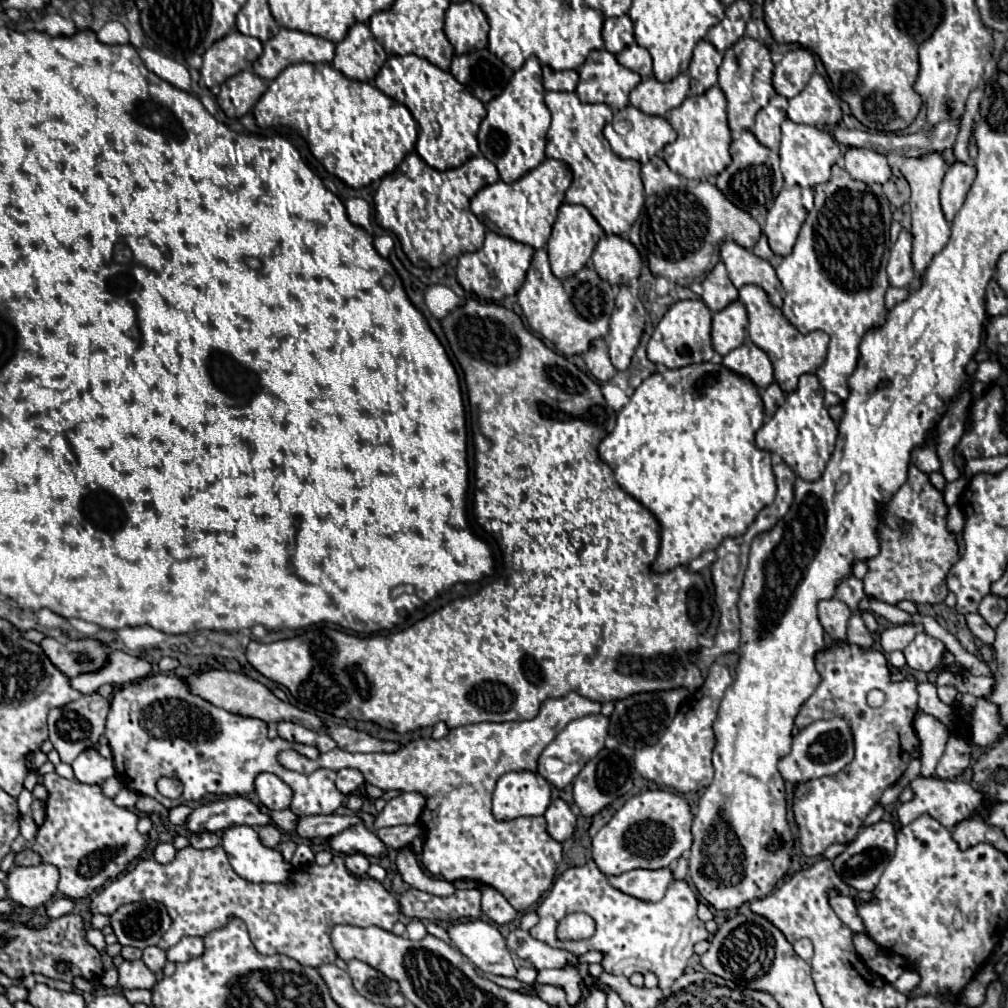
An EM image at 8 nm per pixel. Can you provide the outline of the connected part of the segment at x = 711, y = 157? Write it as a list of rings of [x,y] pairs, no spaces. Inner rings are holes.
[[[718,86],[706,90],[700,96],[688,96],[678,108],[672,108],[666,114],[666,120],[678,132],[678,138],[668,144],[662,154],[664,162],[670,166],[672,172],[688,178],[708,178],[718,176],[730,164],[730,128],[726,120],[726,96]]]

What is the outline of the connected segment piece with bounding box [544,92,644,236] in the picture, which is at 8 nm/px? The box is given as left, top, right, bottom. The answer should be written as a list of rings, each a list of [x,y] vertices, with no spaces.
[[[546,92],[544,100],[552,114],[552,126],[546,134],[546,156],[566,162],[574,176],[566,190],[566,202],[586,206],[606,234],[626,234],[644,206],[644,188],[640,164],[616,156],[602,134],[612,118],[612,108],[606,104],[584,104],[574,92]]]

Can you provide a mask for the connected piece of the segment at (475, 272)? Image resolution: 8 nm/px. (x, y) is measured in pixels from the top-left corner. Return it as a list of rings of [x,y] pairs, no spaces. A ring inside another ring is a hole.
[[[486,232],[486,240],[484,240],[484,246],[478,250],[478,252],[466,252],[458,258],[458,268],[456,268],[456,278],[460,282],[460,286],[466,290],[466,292],[478,292],[486,298],[492,298],[492,300],[500,300],[508,294],[516,294],[516,290],[522,286],[524,282],[524,276],[526,276],[526,270],[530,266],[530,260],[532,260],[532,254],[534,254],[534,248],[532,246],[526,246],[526,244],[520,244],[512,238],[506,238],[506,236],[500,236],[496,232]],[[494,252],[496,254],[496,260],[490,256],[490,260],[486,258],[486,254]]]

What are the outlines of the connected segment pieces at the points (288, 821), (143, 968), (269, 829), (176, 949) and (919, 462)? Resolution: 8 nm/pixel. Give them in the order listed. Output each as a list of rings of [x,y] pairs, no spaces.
[[[258,802],[258,808],[264,812],[264,814],[270,814],[270,818],[272,818],[272,822],[278,826],[278,828],[282,828],[282,830],[286,830],[286,832],[294,832],[294,826],[296,826],[296,816],[290,812],[290,810],[282,810],[282,812],[272,812],[265,806],[262,806],[260,802]]]
[[[124,960],[118,966],[118,972],[120,972],[120,980],[118,980],[120,988],[152,990],[152,986],[156,984],[154,972],[142,960]]]
[[[274,824],[260,826],[260,828],[256,828],[256,830],[258,830],[258,836],[260,836],[260,840],[262,840],[264,846],[268,846],[268,848],[278,848],[278,844],[280,844],[280,830],[278,830]]]
[[[186,936],[168,950],[168,960],[170,962],[188,962],[190,958],[198,958],[198,954],[202,954],[202,950],[206,950],[202,938]]]
[[[936,430],[930,432],[930,442],[926,446],[914,450],[914,454],[912,454],[914,466],[918,466],[926,474],[932,474],[932,472],[940,470],[940,460],[938,460],[938,454],[936,454],[936,446],[932,442],[934,436],[936,436]]]

